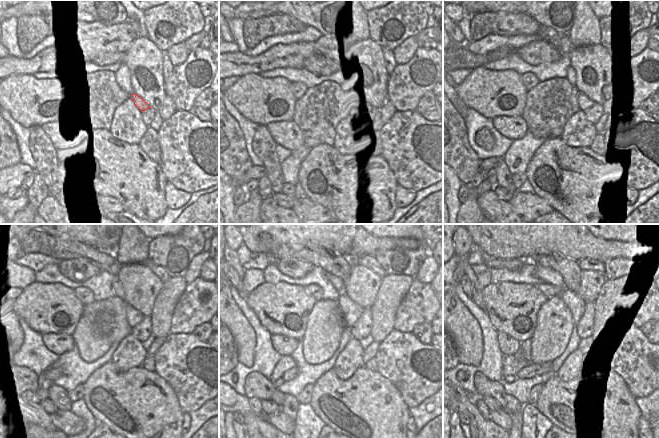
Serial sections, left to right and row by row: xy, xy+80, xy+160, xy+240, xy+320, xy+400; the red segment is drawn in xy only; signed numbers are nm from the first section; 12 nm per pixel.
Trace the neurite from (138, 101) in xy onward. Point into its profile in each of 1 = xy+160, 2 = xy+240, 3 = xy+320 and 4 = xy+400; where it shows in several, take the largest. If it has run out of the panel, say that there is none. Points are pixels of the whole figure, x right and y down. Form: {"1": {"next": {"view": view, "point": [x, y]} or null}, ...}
{"1": {"next": {"view": "xy+160", "point": [584, 103]}}, "2": {"next": {"view": "xy+240", "point": [134, 317]}}, "3": {"next": {"view": "xy+320", "point": [351, 311]}}, "4": {"next": {"view": "xy+400", "point": [576, 305]}}}

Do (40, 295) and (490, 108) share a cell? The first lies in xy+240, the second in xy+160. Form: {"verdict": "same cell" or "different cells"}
{"verdict": "same cell"}

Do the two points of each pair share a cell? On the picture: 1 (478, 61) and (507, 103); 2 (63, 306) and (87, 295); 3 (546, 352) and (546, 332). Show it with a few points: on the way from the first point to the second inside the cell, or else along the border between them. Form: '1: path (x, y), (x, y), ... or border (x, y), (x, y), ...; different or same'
1: border (482, 65), (471, 70); different
2: border (73, 290), (76, 297), (84, 305); different
3: path (546, 347), (546, 337); same

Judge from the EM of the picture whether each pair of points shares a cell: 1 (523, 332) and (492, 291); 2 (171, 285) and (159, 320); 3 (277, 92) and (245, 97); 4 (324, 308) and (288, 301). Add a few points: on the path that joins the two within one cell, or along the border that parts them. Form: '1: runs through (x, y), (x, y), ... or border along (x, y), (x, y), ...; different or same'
1: runs through (519, 322), (515, 314), (502, 301); same
2: runs through (169, 294), (162, 311); same
3: runs through (269, 93), (264, 97), (253, 97); same
4: border along (316, 301), (307, 318), (306, 329); different

